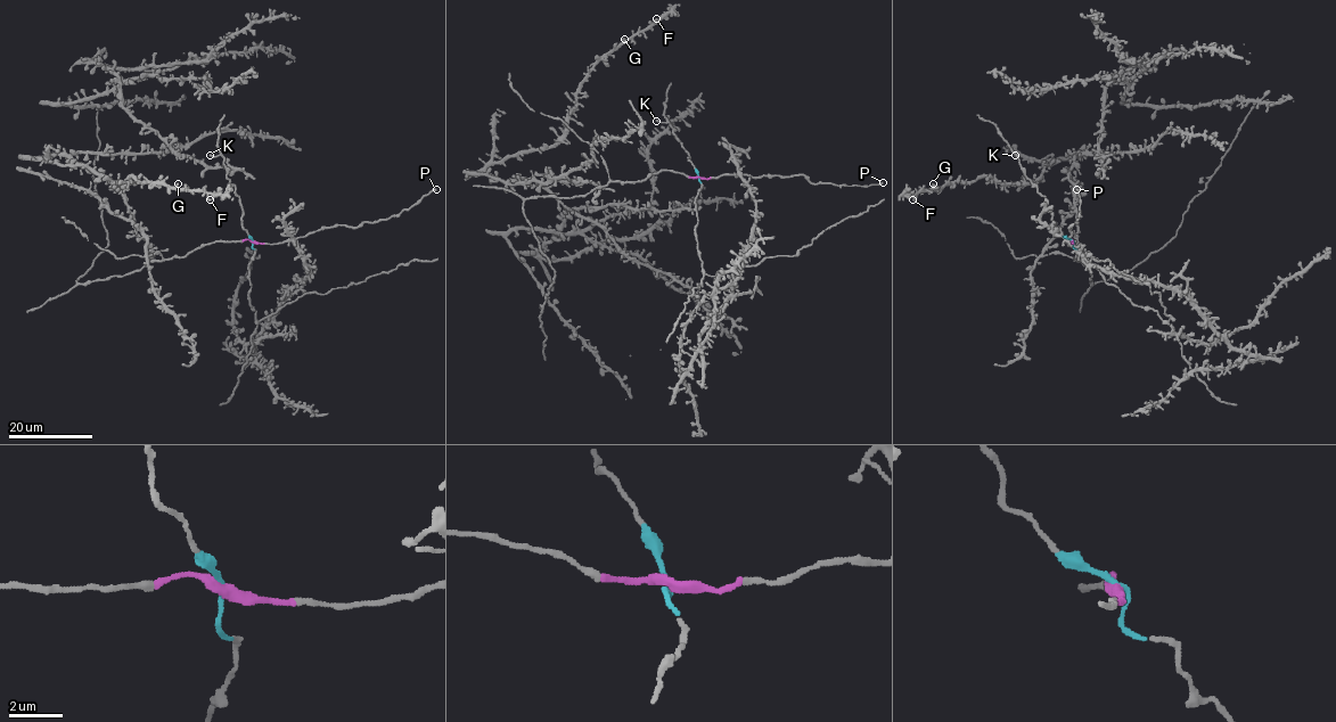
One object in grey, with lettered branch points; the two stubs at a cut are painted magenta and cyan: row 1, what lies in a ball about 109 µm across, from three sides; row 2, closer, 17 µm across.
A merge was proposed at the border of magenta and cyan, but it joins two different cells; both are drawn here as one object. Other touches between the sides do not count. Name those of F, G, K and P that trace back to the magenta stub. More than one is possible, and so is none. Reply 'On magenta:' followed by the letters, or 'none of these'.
On magenta: F, G, P

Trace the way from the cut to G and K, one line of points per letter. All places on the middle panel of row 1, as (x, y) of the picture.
G: (699, 178), (661, 170), (599, 189), (554, 175), (499, 180), (486, 171), (551, 147), (587, 73), (624, 38)
K: (699, 178), (670, 124), (656, 121)

